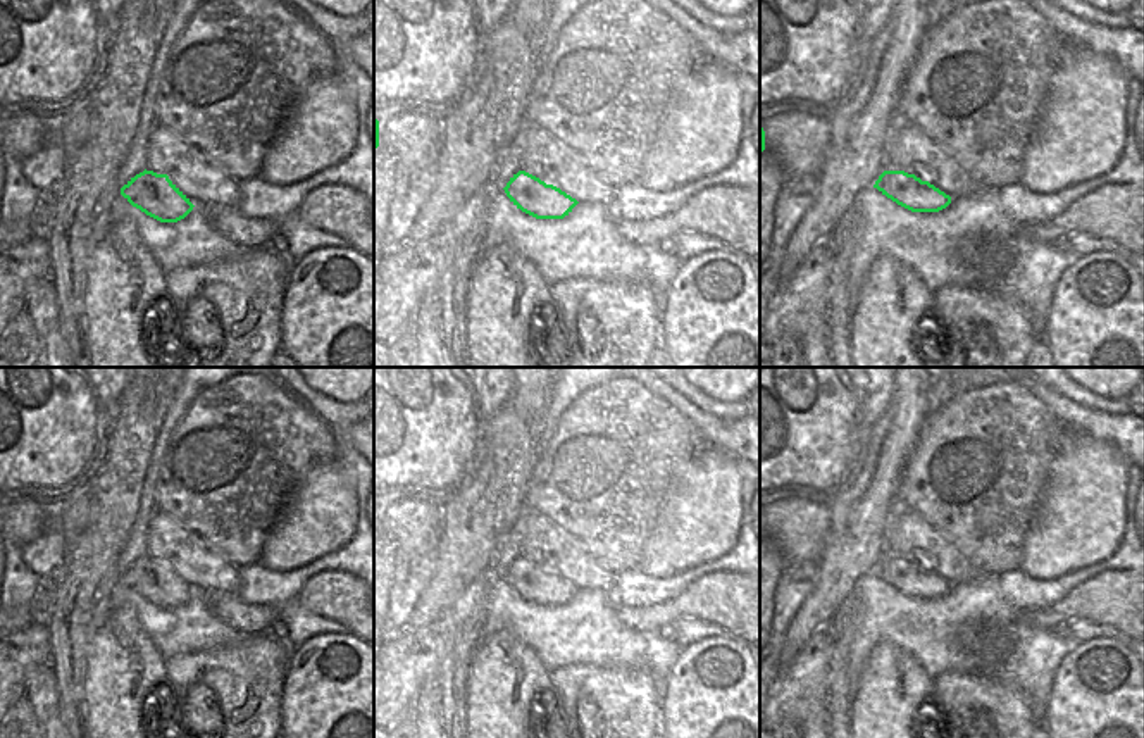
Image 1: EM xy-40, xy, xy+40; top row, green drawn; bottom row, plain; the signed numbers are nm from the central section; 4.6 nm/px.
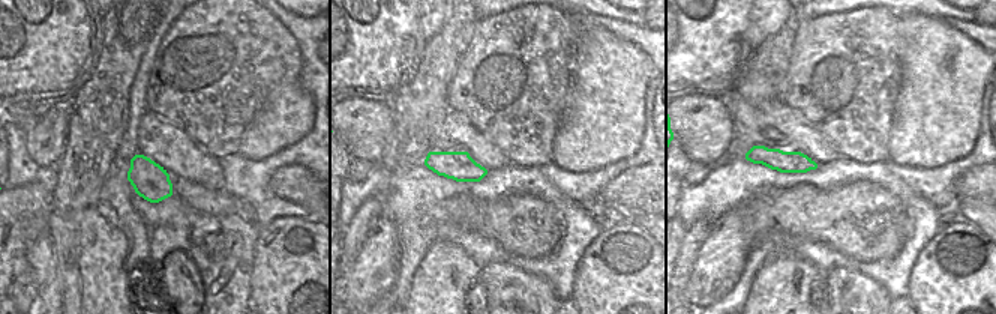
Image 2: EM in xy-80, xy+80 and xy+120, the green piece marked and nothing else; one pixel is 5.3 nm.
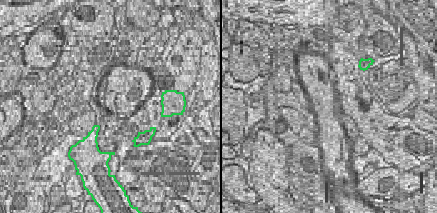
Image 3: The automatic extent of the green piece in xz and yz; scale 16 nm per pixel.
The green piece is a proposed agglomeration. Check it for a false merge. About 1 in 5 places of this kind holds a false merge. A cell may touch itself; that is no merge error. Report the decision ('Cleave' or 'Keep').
Keep.

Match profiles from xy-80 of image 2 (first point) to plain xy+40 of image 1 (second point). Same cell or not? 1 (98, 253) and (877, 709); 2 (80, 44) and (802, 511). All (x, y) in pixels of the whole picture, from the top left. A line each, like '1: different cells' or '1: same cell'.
1: same cell
2: different cells

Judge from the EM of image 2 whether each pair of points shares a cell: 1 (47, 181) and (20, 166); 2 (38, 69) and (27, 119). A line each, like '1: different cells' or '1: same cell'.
1: different cells
2: different cells

